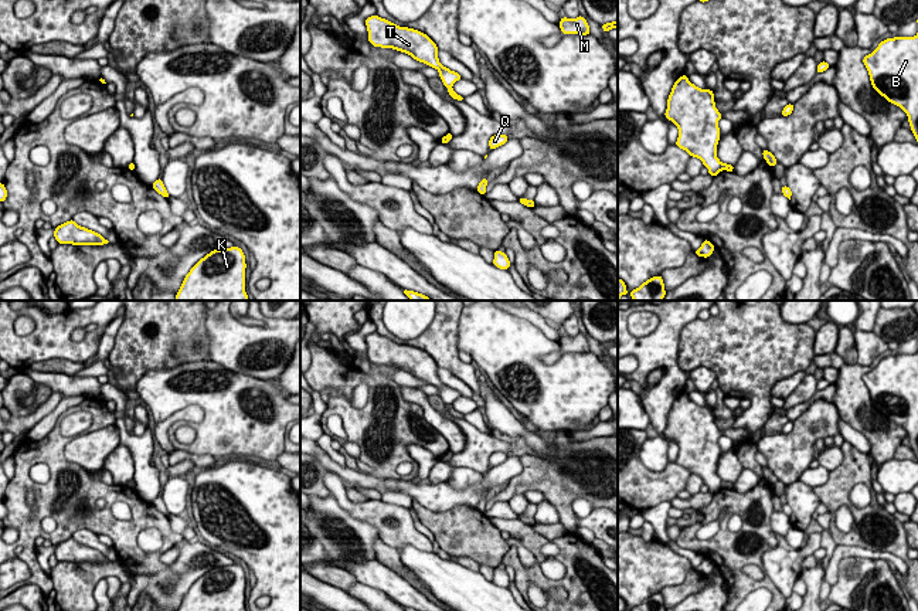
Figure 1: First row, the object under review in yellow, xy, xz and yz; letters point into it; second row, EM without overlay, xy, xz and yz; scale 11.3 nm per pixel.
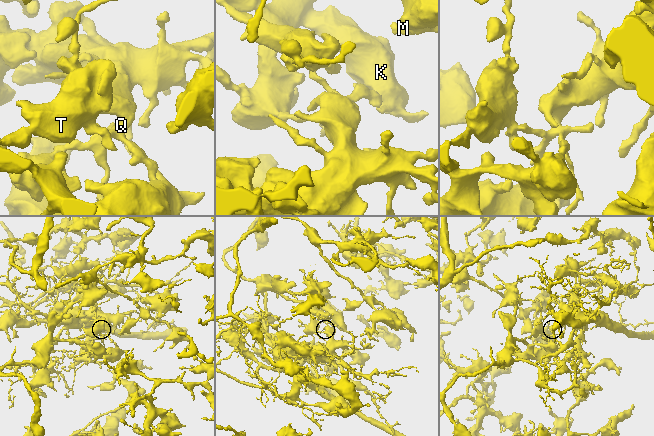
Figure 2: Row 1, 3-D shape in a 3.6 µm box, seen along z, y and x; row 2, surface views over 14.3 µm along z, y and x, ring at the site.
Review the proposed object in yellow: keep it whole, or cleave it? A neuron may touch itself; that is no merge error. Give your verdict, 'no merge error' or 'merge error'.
merge error

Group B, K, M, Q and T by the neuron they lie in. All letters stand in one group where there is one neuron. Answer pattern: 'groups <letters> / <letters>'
groups B Q / K M T

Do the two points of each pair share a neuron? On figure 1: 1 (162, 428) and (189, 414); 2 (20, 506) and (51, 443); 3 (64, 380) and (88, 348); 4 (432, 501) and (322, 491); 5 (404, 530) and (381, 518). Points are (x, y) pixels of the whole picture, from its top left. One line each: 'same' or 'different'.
1: same
2: same
3: different
4: different
5: same

